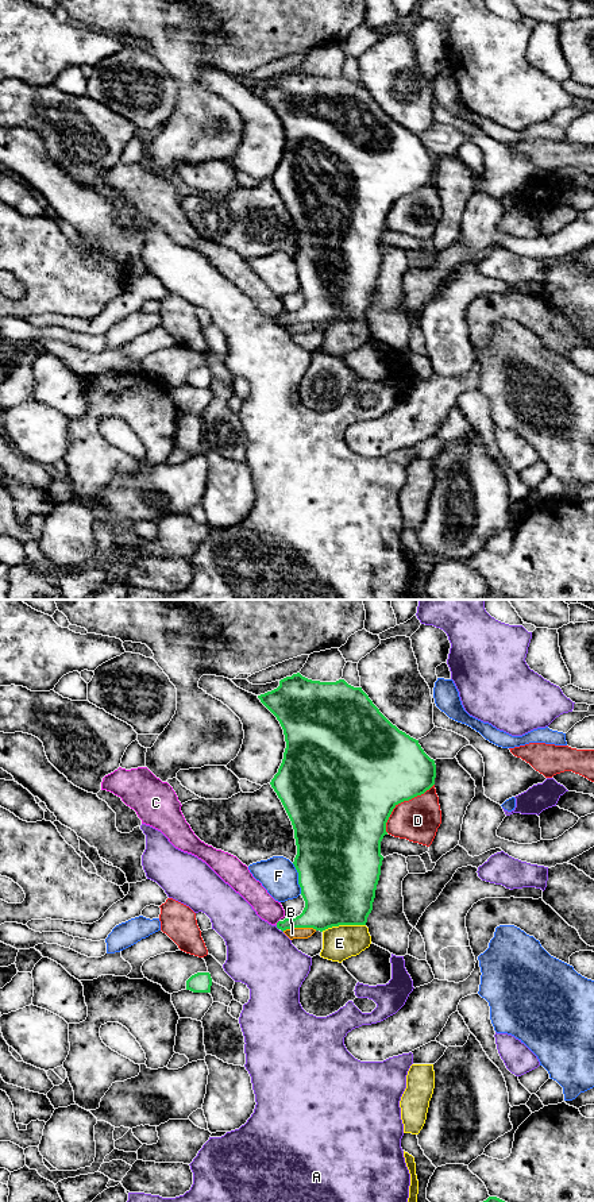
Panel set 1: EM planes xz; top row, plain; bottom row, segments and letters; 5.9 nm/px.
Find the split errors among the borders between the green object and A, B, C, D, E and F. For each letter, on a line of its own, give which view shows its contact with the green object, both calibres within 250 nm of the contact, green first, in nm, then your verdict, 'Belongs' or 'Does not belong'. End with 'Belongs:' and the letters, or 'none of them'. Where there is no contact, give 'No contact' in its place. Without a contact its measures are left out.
A: Touches green in xz. Thickness 170 nm (green) against 380 nm. Does not belong
B: Touches green in xz. Thickness 320 nm (green) against 70 nm. Does not belong
C: Touches green in xz. Thickness 180 nm (green) against 140 nm. Does not belong
D: Touches green in xz. Thickness 500 nm (green) against 260 nm. Does not belong
E: Touches green in xz. Thickness 460 nm (green) against 200 nm. Does not belong
F: Touches green in xz. Thickness 500 nm (green) against 220 nm. Does not belong
Belongs: none of them

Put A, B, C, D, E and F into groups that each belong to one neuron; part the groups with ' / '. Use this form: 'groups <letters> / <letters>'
groups A / B / C / D / E / F

